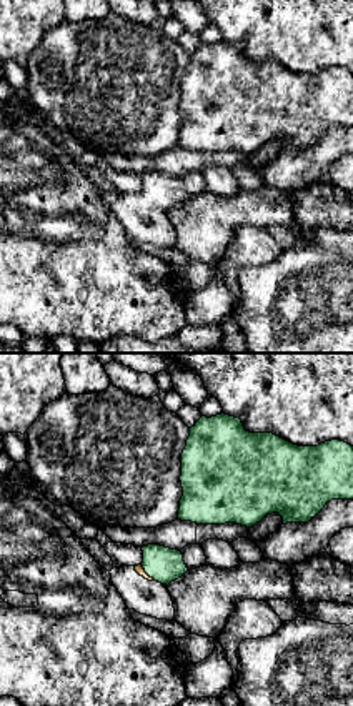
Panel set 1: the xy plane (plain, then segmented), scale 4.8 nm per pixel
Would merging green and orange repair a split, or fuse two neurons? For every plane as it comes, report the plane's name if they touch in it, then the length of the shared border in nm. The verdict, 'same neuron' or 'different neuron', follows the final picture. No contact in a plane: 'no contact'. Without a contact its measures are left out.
xy | 100 nm

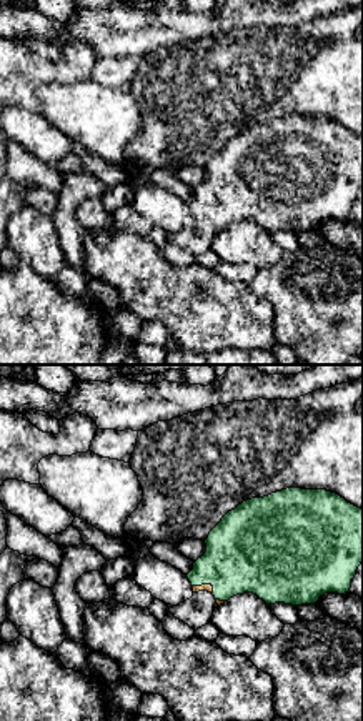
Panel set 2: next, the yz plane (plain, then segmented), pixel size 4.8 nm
yz | 120 nm

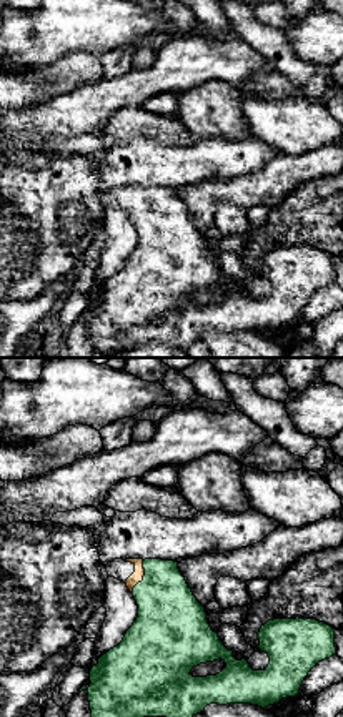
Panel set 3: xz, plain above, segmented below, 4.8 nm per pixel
xz | 170 nm

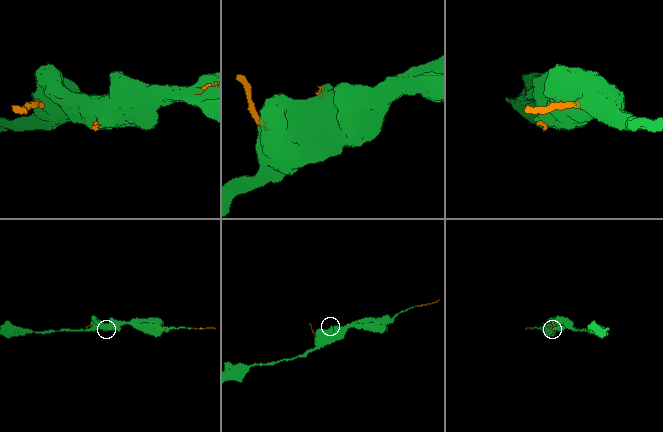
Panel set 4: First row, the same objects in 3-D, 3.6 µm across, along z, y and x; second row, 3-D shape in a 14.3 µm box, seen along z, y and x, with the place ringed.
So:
same neuron

